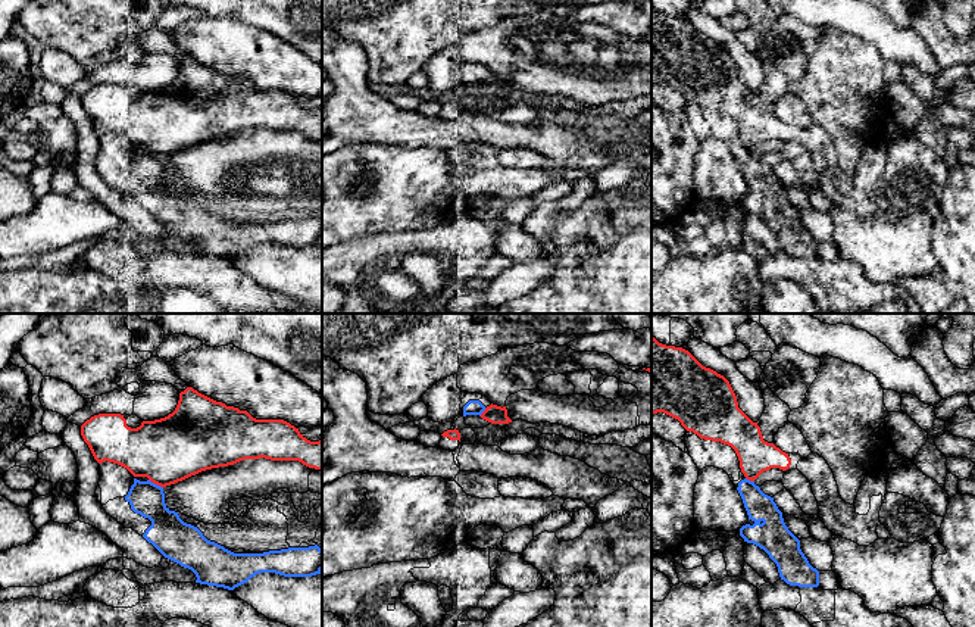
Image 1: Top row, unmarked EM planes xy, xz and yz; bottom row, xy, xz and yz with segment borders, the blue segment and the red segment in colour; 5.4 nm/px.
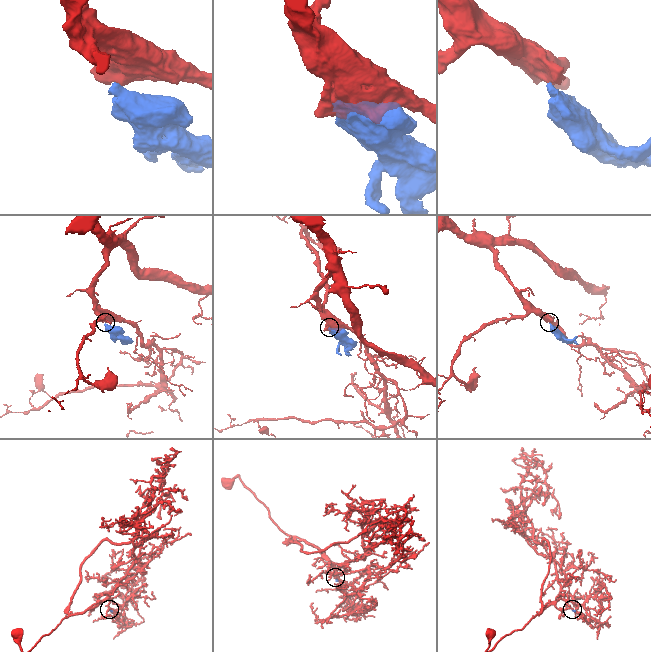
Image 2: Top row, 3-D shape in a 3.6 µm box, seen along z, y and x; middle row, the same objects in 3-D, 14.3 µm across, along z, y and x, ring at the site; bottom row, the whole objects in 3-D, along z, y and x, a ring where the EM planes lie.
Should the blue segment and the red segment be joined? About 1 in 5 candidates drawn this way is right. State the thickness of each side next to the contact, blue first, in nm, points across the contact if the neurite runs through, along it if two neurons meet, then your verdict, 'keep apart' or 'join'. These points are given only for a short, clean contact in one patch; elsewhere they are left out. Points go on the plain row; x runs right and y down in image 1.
calibres 190 and 360 nm; keep apart

